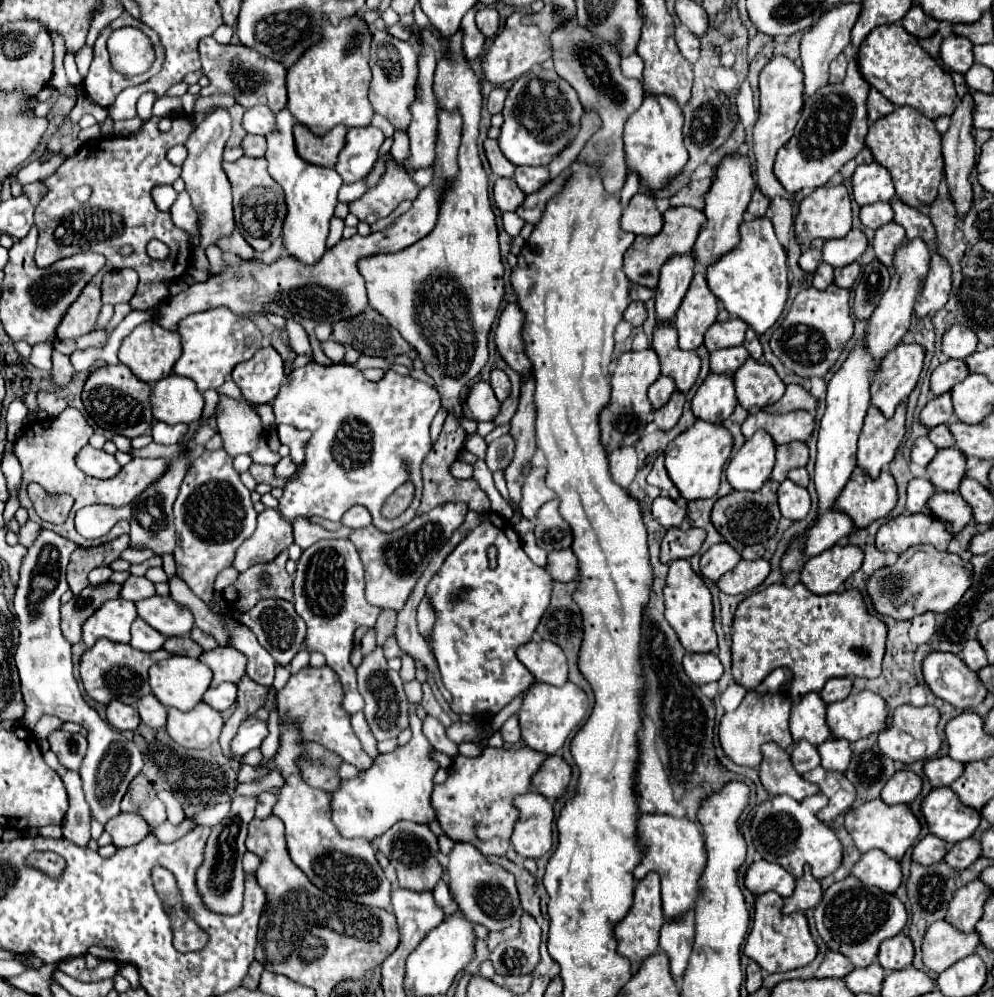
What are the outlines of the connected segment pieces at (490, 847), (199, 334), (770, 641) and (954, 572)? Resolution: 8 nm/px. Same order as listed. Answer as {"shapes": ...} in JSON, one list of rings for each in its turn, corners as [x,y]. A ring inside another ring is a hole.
{"shapes":[[[[527,745],[519,749],[485,747],[483,755],[475,759],[459,755],[449,769],[447,781],[433,789],[431,803],[443,831],[453,841],[473,843],[483,855],[503,857],[511,847],[513,823],[517,823],[517,807],[513,807],[513,799],[529,791],[531,777],[543,767],[547,757],[549,755],[533,751]]],[[[227,307],[209,309],[181,319],[181,323],[177,325],[177,333],[181,335],[183,353],[173,365],[173,373],[193,379],[199,391],[219,389],[225,377],[231,375],[233,367],[241,361],[251,359],[255,351],[263,345],[261,331],[255,327],[255,323],[251,319],[231,313]]],[[[775,583],[763,591],[751,593],[745,597],[733,619],[733,677],[747,691],[753,691],[773,669],[787,667],[793,673],[789,685],[789,697],[799,699],[811,691],[821,691],[827,679],[831,677],[865,677],[875,679],[881,673],[881,661],[885,655],[887,643],[887,625],[867,611],[865,599],[859,589],[845,589],[829,595],[815,595],[803,583],[787,587]]],[[[917,545],[907,549],[893,567],[883,567],[869,577],[867,589],[873,599],[873,607],[881,615],[895,619],[913,619],[915,615],[935,611],[951,611],[963,593],[971,585],[971,565],[963,563],[957,555],[939,553],[929,545]]]]}

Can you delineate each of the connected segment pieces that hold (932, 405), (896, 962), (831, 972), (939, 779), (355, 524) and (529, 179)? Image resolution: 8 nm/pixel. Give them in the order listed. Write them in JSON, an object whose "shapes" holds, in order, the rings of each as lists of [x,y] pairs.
{"shapes":[[[[943,393],[939,397],[933,397],[925,409],[921,411],[921,423],[925,427],[937,427],[941,423],[947,423],[947,419],[953,415],[953,405],[951,405],[951,393]]],[[[899,933],[891,939],[885,939],[879,947],[879,963],[885,969],[905,969],[913,965],[913,957],[915,957],[915,947],[913,941],[909,939],[909,935]]],[[[829,951],[825,961],[821,963],[821,967],[817,969],[815,977],[845,977],[853,969],[855,969],[853,963],[845,955],[841,955],[837,951]]],[[[951,757],[929,759],[925,763],[925,775],[933,783],[933,787],[945,787],[963,775],[963,767],[965,767],[963,763],[951,759]]],[[[355,505],[341,517],[341,523],[351,529],[361,529],[361,527],[371,525],[371,515],[363,505]]],[[[517,167],[513,177],[519,189],[529,195],[549,181],[549,169],[547,167]]]]}

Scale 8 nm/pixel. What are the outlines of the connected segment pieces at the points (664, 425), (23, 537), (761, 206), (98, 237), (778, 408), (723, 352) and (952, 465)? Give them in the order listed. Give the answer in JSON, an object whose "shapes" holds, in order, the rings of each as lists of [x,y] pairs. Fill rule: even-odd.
{"shapes":[[[[675,393],[667,405],[663,405],[661,409],[653,411],[653,423],[657,425],[657,429],[661,431],[669,431],[677,425],[679,417],[681,417],[681,411],[683,411],[683,403],[685,403],[685,397],[683,393]]],[[[27,521],[27,523],[21,527],[21,531],[19,531],[19,543],[21,543],[23,547],[31,547],[31,545],[35,543],[35,539],[39,537],[39,531],[41,531],[41,527],[39,527],[37,523]]],[[[757,189],[755,195],[751,197],[751,203],[747,207],[747,219],[759,219],[759,217],[765,217],[769,209],[769,199]]],[[[167,113],[165,117],[173,117],[173,127],[167,133],[161,133],[157,129],[157,123],[161,121],[161,117],[153,117],[149,119],[147,125],[143,125],[141,131],[129,135],[129,137],[101,137],[101,139],[91,139],[87,141],[73,157],[69,157],[51,177],[43,179],[47,193],[41,197],[39,205],[35,207],[35,225],[39,229],[39,245],[37,245],[37,253],[35,253],[35,263],[37,267],[47,267],[53,261],[77,255],[81,251],[93,251],[93,253],[101,253],[105,255],[107,263],[105,267],[99,271],[99,275],[95,275],[91,279],[91,283],[85,287],[85,291],[79,295],[79,299],[69,307],[67,315],[63,317],[59,329],[57,329],[57,339],[77,339],[81,335],[87,335],[89,331],[95,329],[99,311],[101,311],[101,279],[105,273],[109,271],[117,271],[117,269],[133,269],[139,275],[139,287],[135,297],[131,299],[133,309],[149,309],[149,307],[157,307],[163,299],[169,297],[169,281],[179,279],[185,271],[187,271],[187,263],[189,263],[189,253],[193,251],[189,247],[189,235],[185,231],[181,231],[169,213],[159,211],[153,203],[151,191],[157,185],[172,184],[181,175],[181,167],[175,167],[169,159],[167,159],[167,151],[175,145],[185,145],[185,139],[189,139],[189,135],[193,133],[193,125],[185,119],[185,115],[179,113]],[[81,185],[89,185],[91,187],[91,197],[87,203],[79,203],[73,197],[73,191]],[[151,239],[159,239],[163,241],[171,253],[167,259],[151,259],[145,251],[147,243]],[[123,245],[133,247],[131,255],[121,255],[119,249]]],[[[787,385],[785,395],[777,403],[763,407],[763,411],[767,411],[767,413],[789,413],[795,409],[815,411],[817,405],[819,405],[819,401],[807,389],[803,389],[801,385]]],[[[739,345],[739,347],[729,347],[729,349],[717,349],[711,353],[711,371],[717,373],[735,373],[741,363],[749,357],[749,351]]],[[[939,449],[935,459],[927,465],[929,481],[941,491],[957,491],[961,479],[965,477],[967,459],[961,451],[953,449]]]]}

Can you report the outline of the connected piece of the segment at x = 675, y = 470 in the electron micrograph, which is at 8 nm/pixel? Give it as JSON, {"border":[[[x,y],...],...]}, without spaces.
{"border":[[[697,419],[687,431],[677,435],[665,449],[665,467],[671,481],[681,491],[681,497],[685,497],[687,501],[713,497],[719,489],[719,479],[731,451],[733,451],[733,435],[719,423]]]}

